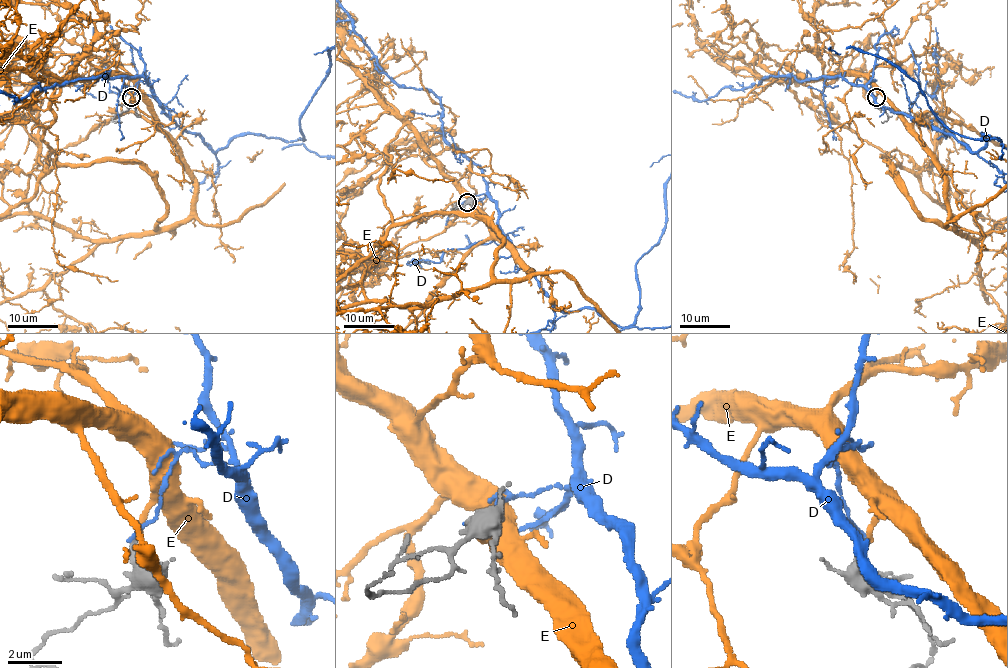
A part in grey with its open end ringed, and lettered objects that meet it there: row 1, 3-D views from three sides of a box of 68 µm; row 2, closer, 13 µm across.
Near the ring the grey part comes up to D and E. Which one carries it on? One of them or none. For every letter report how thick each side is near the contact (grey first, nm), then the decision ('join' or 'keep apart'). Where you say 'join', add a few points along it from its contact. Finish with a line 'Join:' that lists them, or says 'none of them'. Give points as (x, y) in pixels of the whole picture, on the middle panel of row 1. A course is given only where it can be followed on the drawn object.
D: 320 nm thick on the grey side, 120 nm on the other; keep apart
E: 320 nm thick on the grey side, 190 nm on the other; join
Join: E

